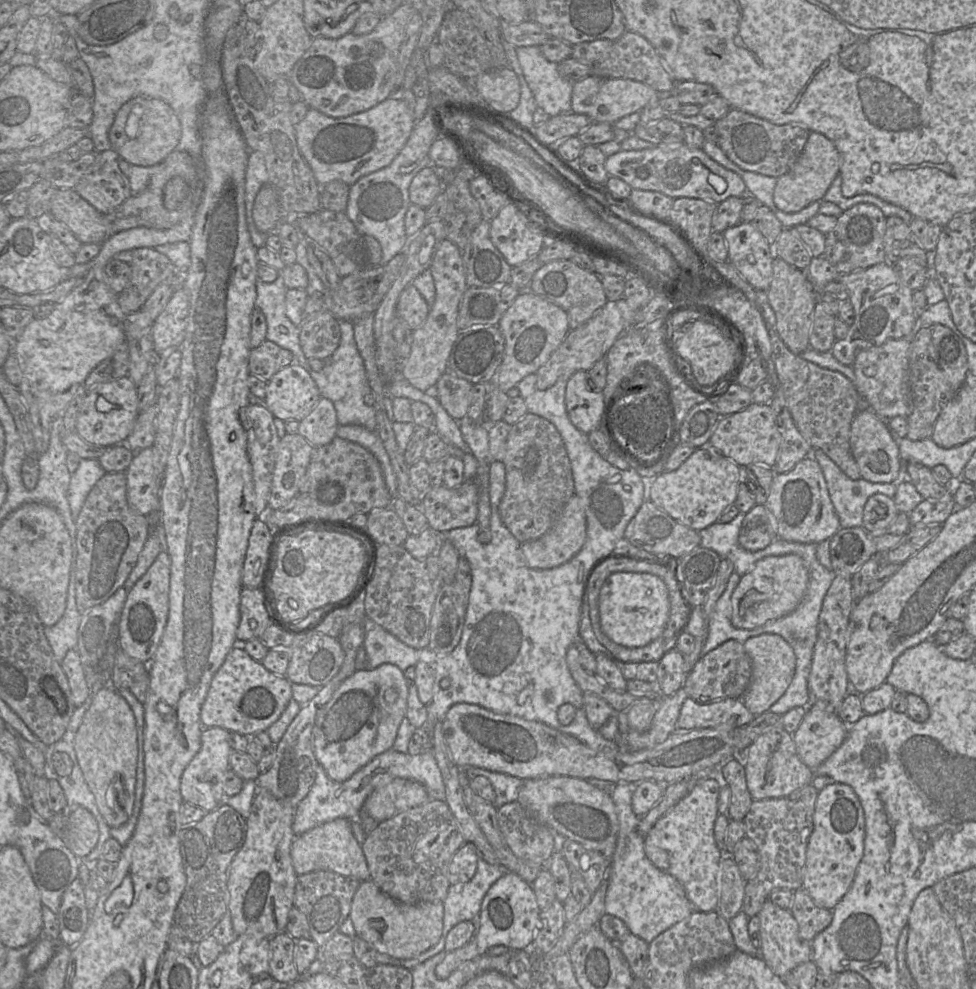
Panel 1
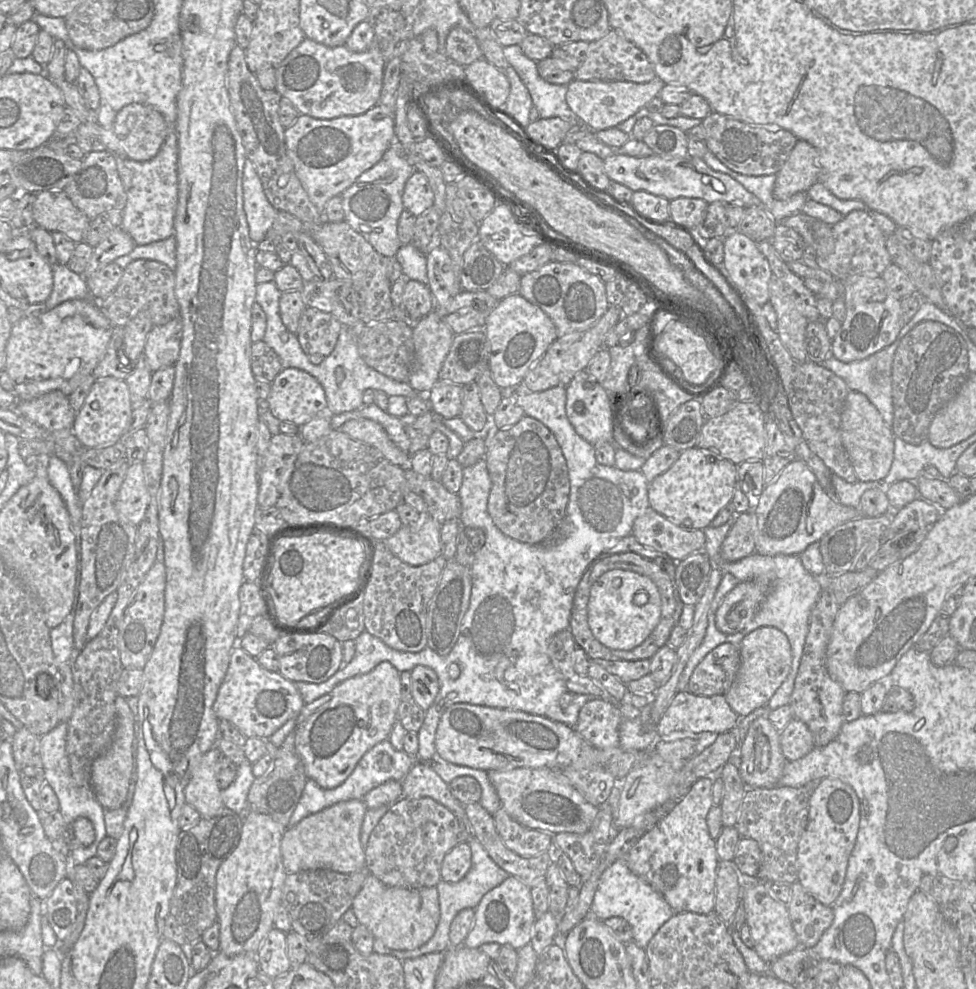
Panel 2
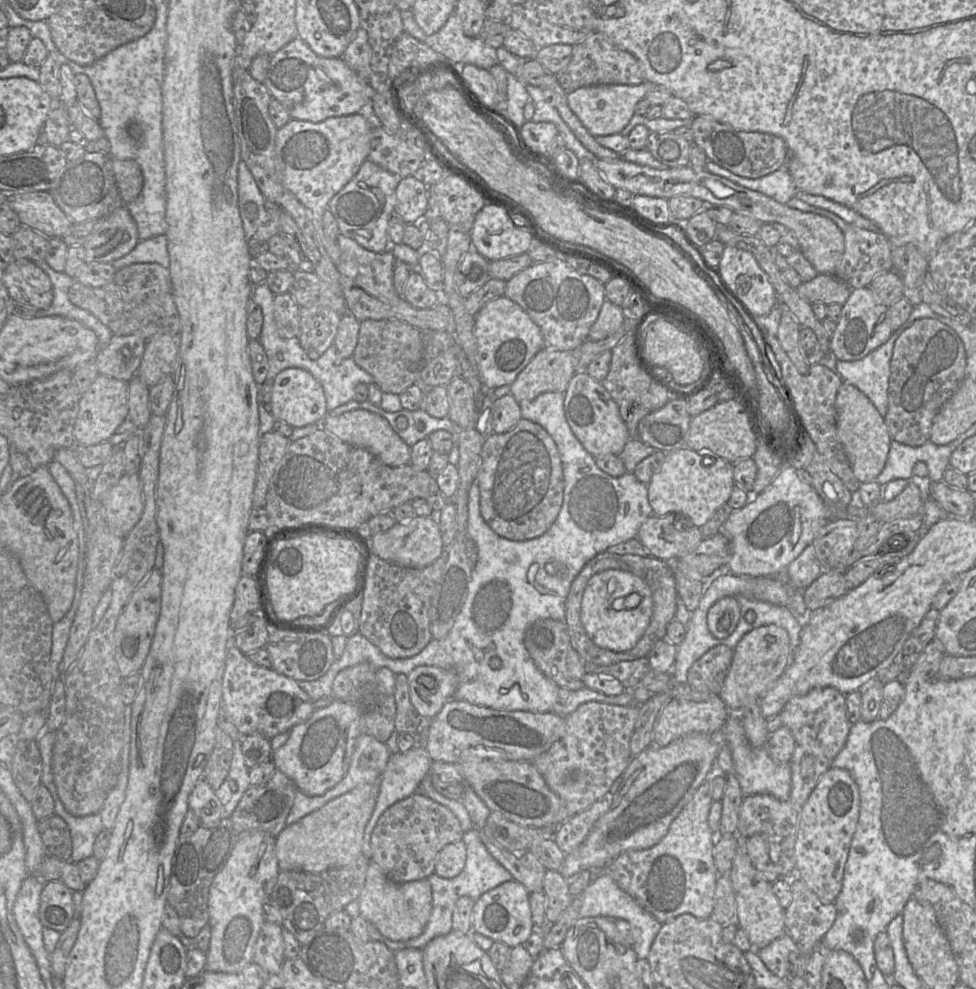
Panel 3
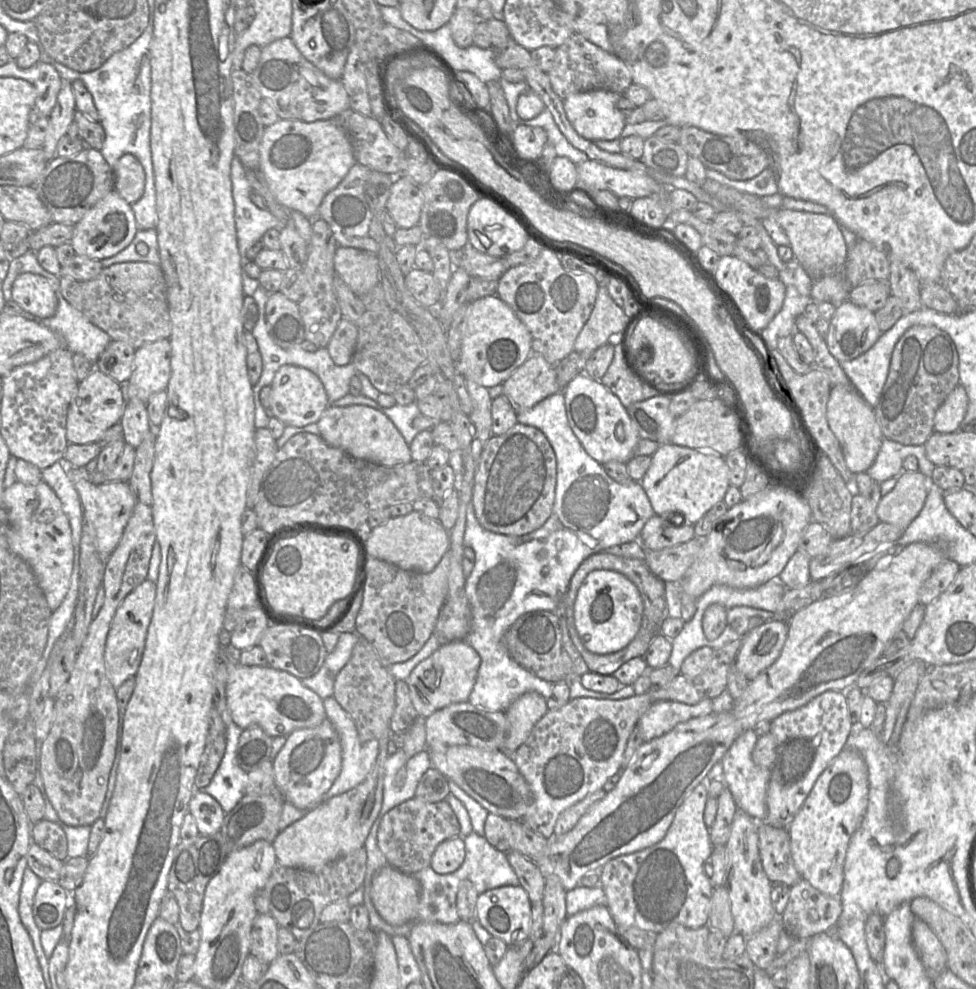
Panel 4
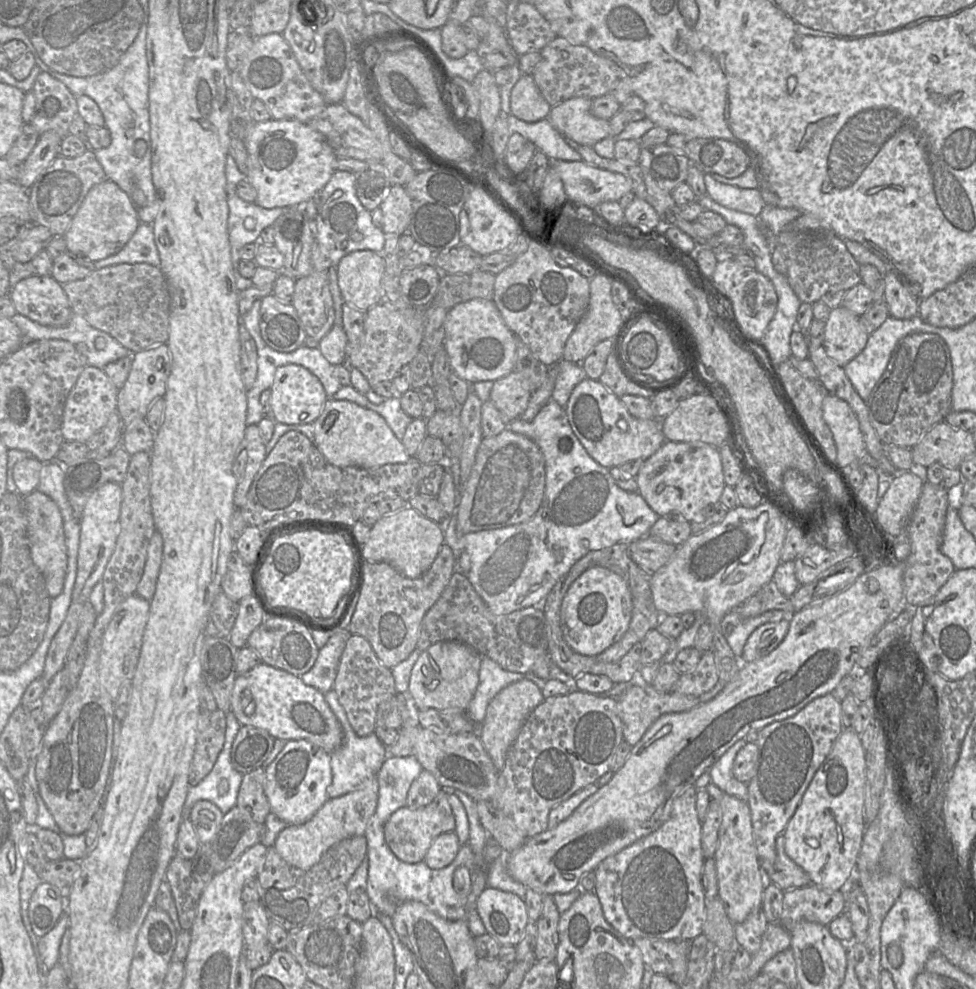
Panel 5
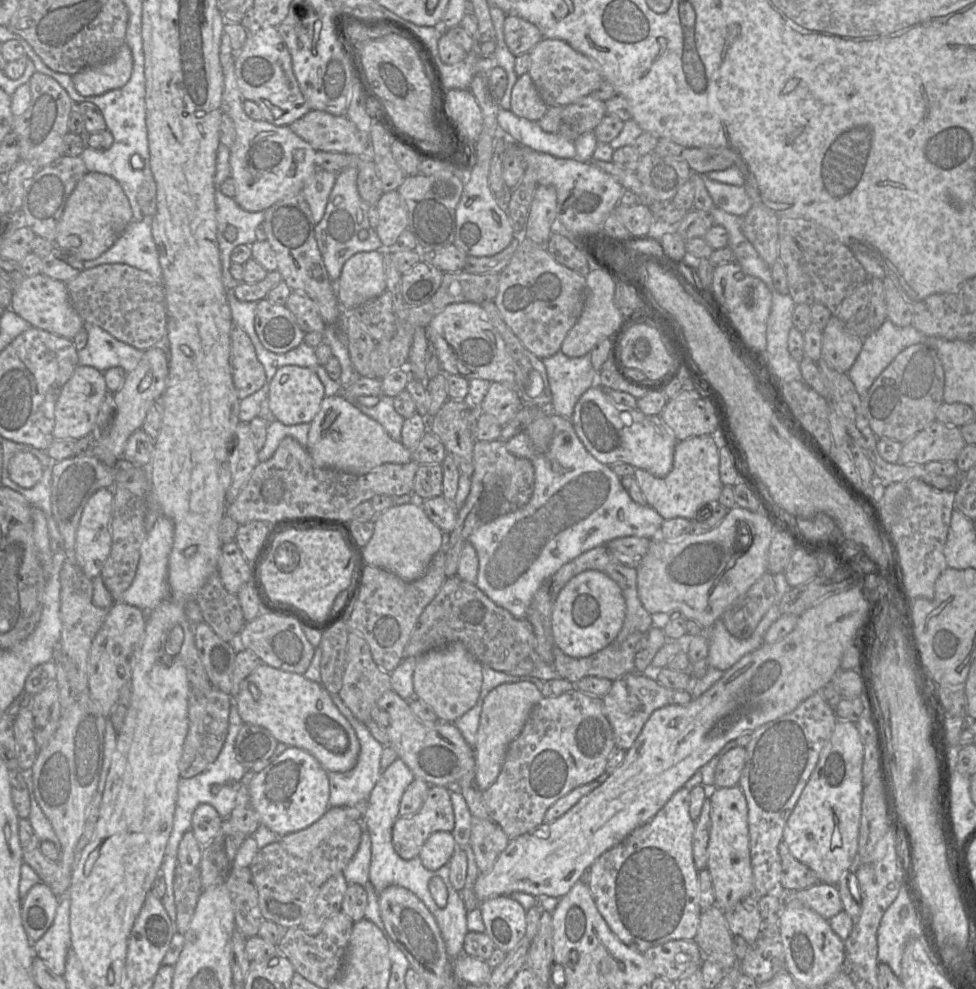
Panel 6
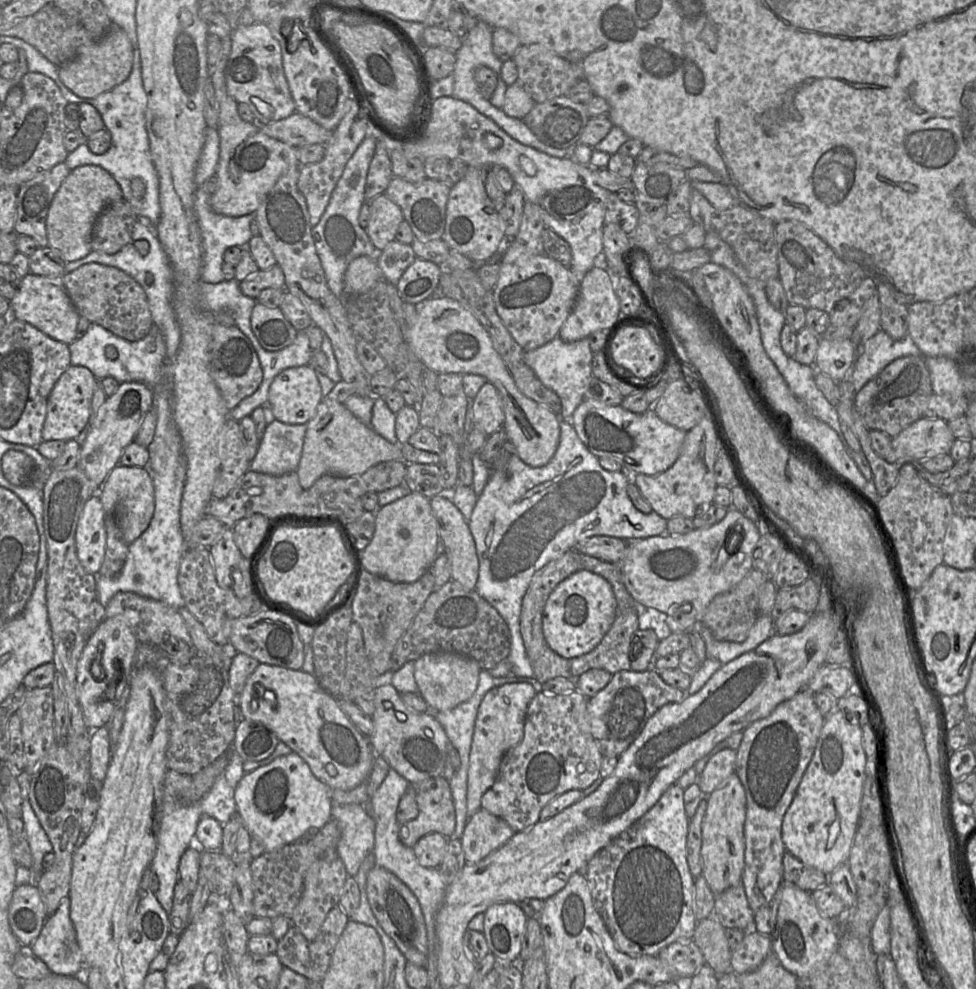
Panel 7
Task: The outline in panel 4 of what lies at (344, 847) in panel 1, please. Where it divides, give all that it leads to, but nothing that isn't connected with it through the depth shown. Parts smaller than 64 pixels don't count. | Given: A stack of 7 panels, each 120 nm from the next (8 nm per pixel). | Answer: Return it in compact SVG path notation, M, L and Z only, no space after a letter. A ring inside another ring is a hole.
M387 728L378 740L376 761L362 783L343 794L320 802L308 810L304 817L278 833L272 842L278 864L320 872L327 864L364 846L382 806L384 766L389 757L387 744L393 734L392 730Z

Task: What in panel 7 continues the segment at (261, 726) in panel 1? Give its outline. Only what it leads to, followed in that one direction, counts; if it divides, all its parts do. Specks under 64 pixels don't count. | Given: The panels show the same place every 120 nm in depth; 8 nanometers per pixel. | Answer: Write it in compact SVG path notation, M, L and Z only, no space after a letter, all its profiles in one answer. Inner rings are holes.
M259 663L245 683L239 708L244 719L258 721L272 730L279 741L298 754L308 764L313 775L330 790L348 791L368 779L374 760L367 737L351 723L337 699L320 686L314 675L301 669Z

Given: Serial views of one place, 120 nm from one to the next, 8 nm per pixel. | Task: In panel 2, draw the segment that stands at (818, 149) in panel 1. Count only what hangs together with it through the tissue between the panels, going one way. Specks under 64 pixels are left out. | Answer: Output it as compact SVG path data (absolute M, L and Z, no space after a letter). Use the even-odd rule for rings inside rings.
M798 140L782 168L776 173L773 197L787 200L798 192L807 192L818 181L819 153L807 141Z

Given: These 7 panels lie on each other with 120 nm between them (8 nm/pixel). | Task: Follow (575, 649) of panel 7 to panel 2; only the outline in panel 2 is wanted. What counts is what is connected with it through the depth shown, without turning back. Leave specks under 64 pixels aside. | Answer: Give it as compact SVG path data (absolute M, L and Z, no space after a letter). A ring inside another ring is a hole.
M614 569L607 571L603 575L601 575L595 583L592 584L590 588L590 595L588 600L588 624L593 636L604 646L611 650L632 650L635 647L641 645L647 637L651 634L651 632L655 629L661 619L661 597L658 591L656 584L647 576L640 575L636 572L629 571L629 570L621 570L621 569ZM639 591L646 591L648 594L648 601L644 605L638 606L634 604L633 597Z

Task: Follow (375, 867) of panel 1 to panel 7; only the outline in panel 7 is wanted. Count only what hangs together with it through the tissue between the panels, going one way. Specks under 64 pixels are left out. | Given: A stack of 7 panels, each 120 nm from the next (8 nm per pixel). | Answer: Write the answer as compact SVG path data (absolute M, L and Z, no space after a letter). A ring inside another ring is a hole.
M437 776L410 785L415 793L418 816L399 824L399 839L407 847L413 848L420 838L429 833L440 833L446 838L454 836L456 814L450 783L443 776Z

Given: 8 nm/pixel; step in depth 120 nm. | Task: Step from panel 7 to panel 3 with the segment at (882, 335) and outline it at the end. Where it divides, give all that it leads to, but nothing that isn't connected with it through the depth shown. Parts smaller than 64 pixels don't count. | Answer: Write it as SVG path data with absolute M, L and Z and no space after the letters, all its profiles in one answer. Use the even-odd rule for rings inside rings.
M921 302L920 304L914 306L907 321L892 333L891 337L886 343L874 349L862 359L854 361L842 361L832 358L832 367L841 377L842 381L851 384L861 390L871 400L882 417L886 415L888 408L890 362L895 341L903 333L904 330L912 325L914 321L921 319L920 316L938 317L947 321L948 323L950 323L952 320L935 313L926 303Z

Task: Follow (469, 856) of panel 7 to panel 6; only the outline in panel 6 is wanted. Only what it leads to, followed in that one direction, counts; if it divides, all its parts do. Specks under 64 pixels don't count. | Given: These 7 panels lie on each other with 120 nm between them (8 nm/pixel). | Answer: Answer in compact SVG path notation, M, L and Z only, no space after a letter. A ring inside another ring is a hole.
M472 816L469 845L480 874L487 874L492 870L509 840L502 828L491 819L477 819Z

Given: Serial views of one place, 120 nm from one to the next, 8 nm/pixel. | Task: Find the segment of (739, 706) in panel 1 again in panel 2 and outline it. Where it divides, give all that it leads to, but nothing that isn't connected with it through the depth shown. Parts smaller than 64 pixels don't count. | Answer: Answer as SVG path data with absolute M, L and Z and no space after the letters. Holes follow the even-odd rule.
M688 690L678 691L657 723L656 731L660 740L675 741L688 737L688 735L702 733L723 734L731 731L739 719L740 716L731 709L724 695L706 697L696 696Z

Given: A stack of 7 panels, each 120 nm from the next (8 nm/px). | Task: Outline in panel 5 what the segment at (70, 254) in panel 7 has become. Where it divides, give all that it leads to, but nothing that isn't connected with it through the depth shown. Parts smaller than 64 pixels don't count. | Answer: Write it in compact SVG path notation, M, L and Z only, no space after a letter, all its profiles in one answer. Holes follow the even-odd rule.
M107 179L87 193L63 237L68 252L96 262L118 253L134 235L139 224L137 207L131 198Z

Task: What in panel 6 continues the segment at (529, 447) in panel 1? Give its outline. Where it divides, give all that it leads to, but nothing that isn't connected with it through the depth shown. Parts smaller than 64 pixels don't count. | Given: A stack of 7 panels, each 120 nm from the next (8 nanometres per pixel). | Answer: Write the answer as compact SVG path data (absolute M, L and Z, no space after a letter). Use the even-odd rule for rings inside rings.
M501 440L475 441L473 448L474 472L470 478L471 488L464 504L457 511L457 521L450 533L445 553L445 575L457 574L461 550L470 535L479 527L524 507L534 490L534 467L530 460L508 452L506 442Z

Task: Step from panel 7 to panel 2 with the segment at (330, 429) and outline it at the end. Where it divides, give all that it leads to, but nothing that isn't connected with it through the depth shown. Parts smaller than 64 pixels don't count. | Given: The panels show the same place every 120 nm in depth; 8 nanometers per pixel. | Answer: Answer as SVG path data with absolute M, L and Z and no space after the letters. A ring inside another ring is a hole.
M370 419L349 420L339 430L378 449L392 464L409 467L411 458L409 453L398 448L377 422Z

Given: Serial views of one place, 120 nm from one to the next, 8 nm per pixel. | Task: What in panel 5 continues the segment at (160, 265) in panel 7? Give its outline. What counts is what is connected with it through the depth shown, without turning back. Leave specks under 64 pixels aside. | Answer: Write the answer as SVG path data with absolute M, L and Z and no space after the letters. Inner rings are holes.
M140 222L134 235L118 253L94 262L94 265L97 270L122 263L147 263L160 268L160 256L154 241L153 224Z

